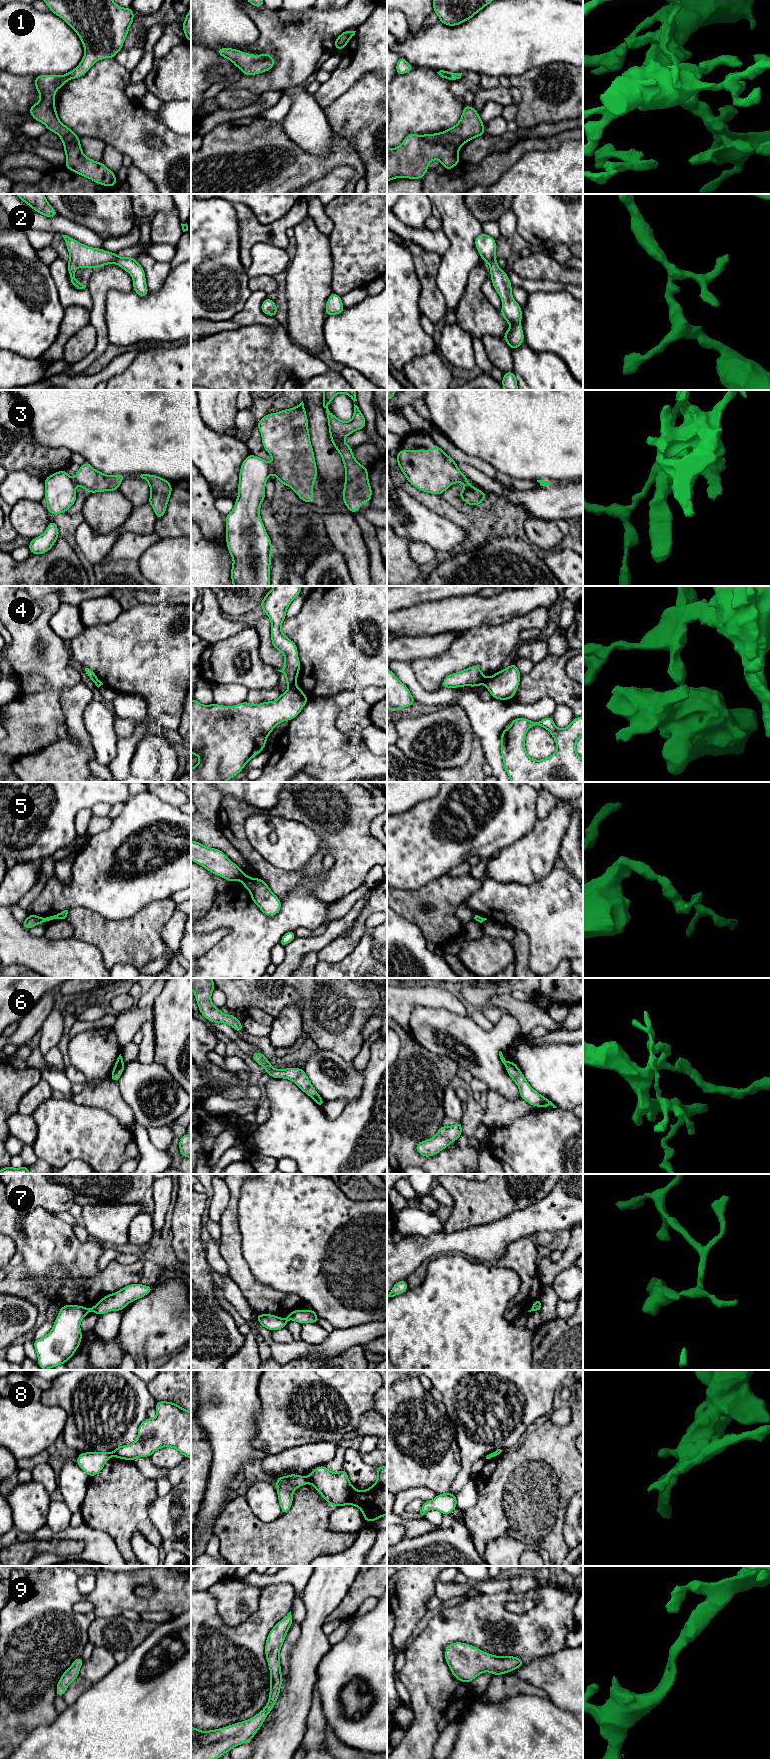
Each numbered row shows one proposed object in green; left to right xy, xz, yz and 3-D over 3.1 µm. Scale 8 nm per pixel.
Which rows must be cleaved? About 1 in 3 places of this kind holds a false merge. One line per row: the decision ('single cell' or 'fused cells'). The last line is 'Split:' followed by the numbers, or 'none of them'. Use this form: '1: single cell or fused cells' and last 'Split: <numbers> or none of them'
1: single cell
2: single cell
3: fused cells
4: fused cells
5: fused cells
6: fused cells
7: fused cells
8: fused cells
9: single cell
Split: 3, 4, 5, 6, 7, 8

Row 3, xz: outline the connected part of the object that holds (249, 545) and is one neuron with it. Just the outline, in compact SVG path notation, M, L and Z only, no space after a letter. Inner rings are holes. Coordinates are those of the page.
M249 454L241 464L238 497L234 509L225 516L226 543L233 558L231 580L233 586L270 586L270 566L273 551L271 539L260 516L261 503L266 497L265 485L272 469L270 464Z

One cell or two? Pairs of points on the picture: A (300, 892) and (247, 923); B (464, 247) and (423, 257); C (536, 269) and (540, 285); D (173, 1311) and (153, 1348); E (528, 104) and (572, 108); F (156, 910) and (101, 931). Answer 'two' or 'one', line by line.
A: one
B: two
C: two
D: one
E: one
F: one

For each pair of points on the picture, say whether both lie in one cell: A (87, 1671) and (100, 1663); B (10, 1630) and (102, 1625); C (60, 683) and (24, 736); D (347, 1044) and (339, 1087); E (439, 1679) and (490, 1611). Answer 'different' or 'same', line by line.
A: same
B: different
C: same
D: different
E: same

